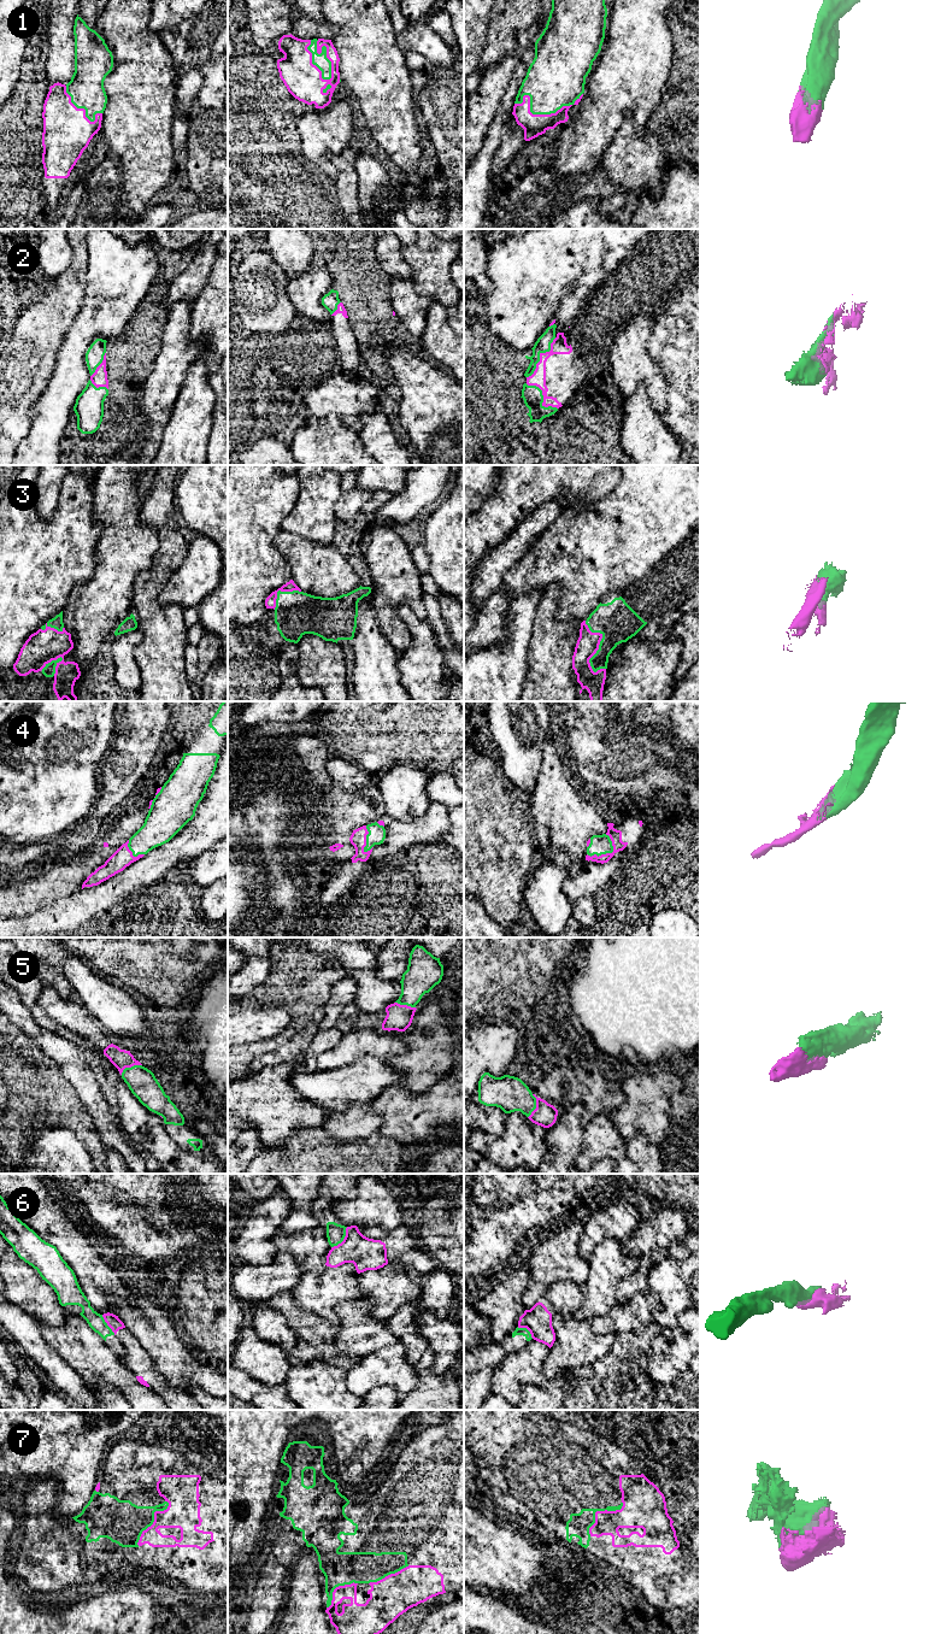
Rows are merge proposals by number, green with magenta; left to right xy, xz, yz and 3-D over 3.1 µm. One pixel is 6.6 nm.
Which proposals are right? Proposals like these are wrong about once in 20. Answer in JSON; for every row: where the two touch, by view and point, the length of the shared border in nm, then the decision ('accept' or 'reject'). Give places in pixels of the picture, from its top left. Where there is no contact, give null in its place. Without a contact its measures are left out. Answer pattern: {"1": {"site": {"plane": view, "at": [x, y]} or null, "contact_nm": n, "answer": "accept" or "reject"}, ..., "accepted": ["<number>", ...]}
{"1": {"site": {"plane": "xz", "at": [312, 63]}, "contact_nm": 300, "answer": "accept"}, "2": {"site": {"plane": "yz", "at": [539, 356]}, "contact_nm": 340, "answer": "accept"}, "3": {"site": {"plane": "yz", "at": [600, 644]}, "contact_nm": 360, "answer": "accept"}, "4": {"site": {"plane": "yz", "at": [606, 852]}, "contact_nm": 200, "answer": "accept"}, "5": {"site": {"plane": "xy", "at": [131, 1067]}, "contact_nm": 160, "answer": "accept"}, "6": {"site": {"plane": "xz", "at": [343, 1238]}, "contact_nm": 180, "answer": "reject"}, "7": {"site": {"plane": "xy", "at": [153, 1520]}, "contact_nm": 360, "answer": "accept"}, "accepted": ["1", "2", "3", "4", "5", "7"]}

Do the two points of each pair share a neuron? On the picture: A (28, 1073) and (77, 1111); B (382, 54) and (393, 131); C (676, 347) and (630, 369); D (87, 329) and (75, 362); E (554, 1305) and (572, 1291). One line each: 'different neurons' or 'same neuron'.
A: same neuron
B: same neuron
C: different neurons
D: same neuron
E: same neuron

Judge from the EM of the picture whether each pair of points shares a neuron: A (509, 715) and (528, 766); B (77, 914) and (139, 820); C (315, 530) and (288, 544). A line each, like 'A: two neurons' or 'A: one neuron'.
A: one neuron
B: two neurons
C: two neurons

